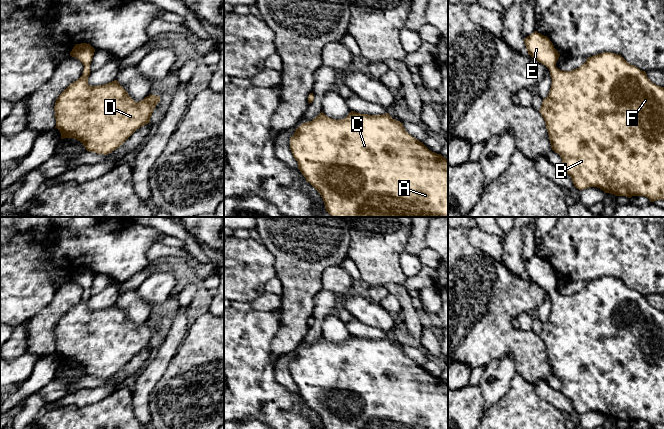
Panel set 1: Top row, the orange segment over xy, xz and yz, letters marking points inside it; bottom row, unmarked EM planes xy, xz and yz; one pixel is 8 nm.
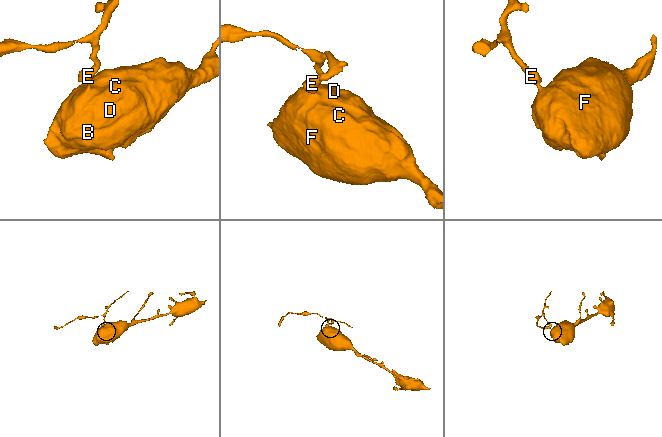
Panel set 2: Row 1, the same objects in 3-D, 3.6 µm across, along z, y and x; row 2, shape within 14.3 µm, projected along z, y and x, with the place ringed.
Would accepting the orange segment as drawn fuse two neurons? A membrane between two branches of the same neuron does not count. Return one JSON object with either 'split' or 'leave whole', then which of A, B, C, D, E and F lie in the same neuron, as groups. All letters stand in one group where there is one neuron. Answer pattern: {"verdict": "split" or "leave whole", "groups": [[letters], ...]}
{"verdict": "leave whole", "groups": [["A", "B", "C", "D", "E", "F"]]}

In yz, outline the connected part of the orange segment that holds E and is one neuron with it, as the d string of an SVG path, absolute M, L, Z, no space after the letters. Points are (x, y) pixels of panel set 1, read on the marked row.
M537 31L524 39L528 55L536 59L539 63L545 65L552 79L549 95L543 99L542 106L539 110L545 120L546 129L549 135L551 148L558 153L562 159L561 168L572 179L574 186L580 191L590 187L597 187L605 193L614 194L615 196L645 196L650 202L664 200L664 87L658 86L650 81L645 71L629 64L621 55L603 52L588 57L586 62L579 68L570 71L563 71L556 67L557 60L560 56L554 48L553 43L547 36Z

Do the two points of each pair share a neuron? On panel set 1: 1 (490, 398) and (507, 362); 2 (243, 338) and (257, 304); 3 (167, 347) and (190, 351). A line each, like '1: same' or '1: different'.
1: same
2: different
3: different

